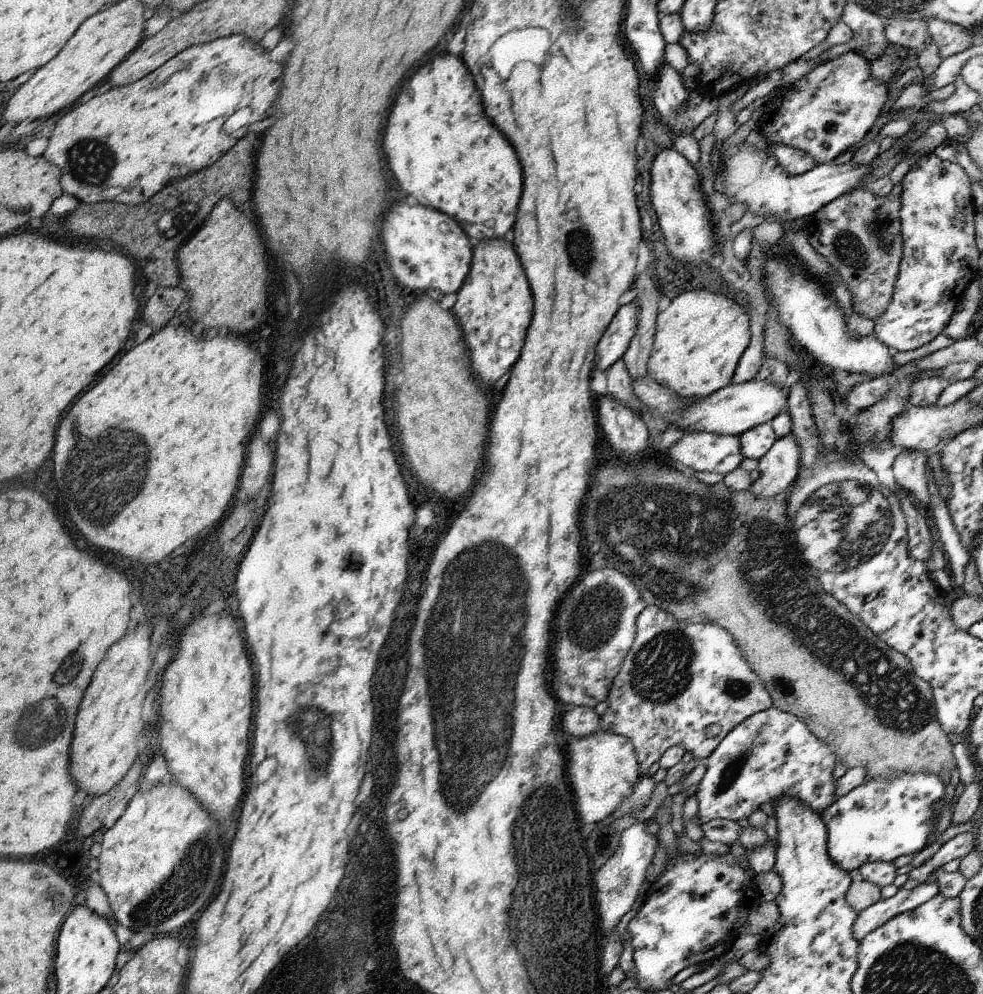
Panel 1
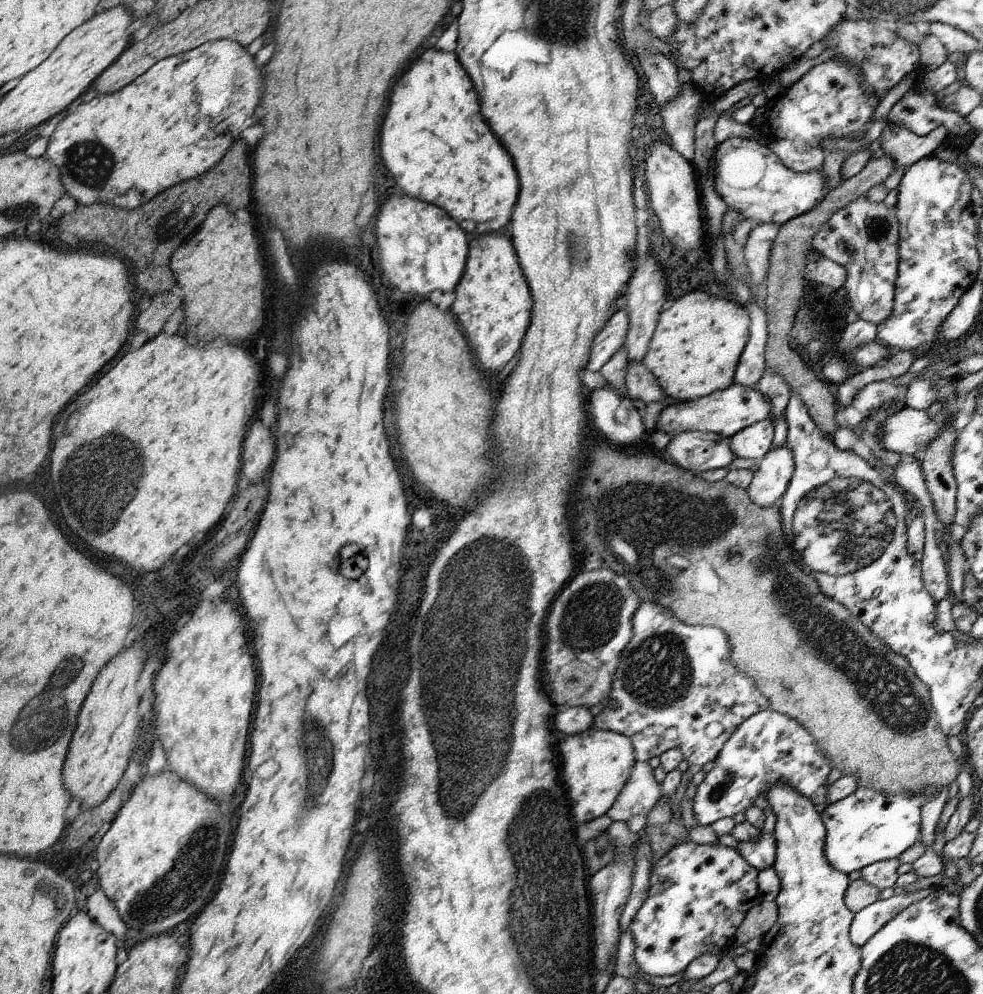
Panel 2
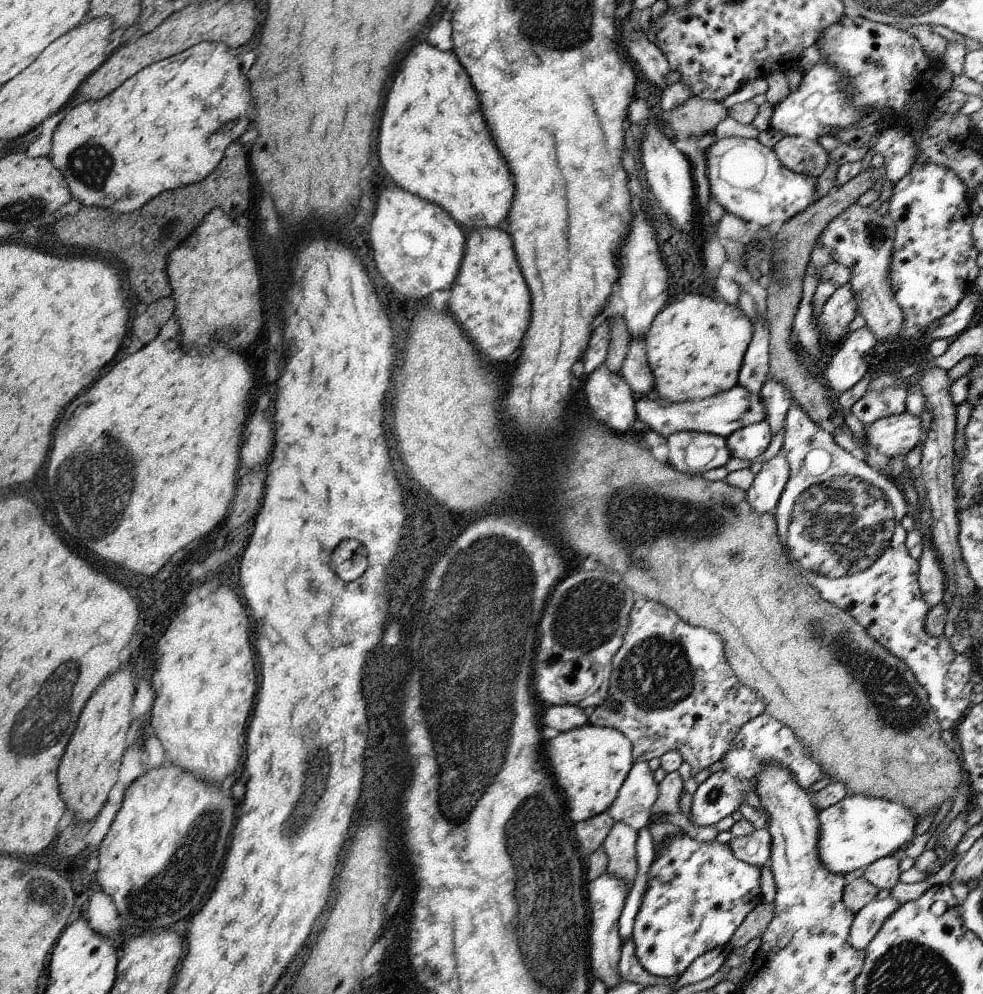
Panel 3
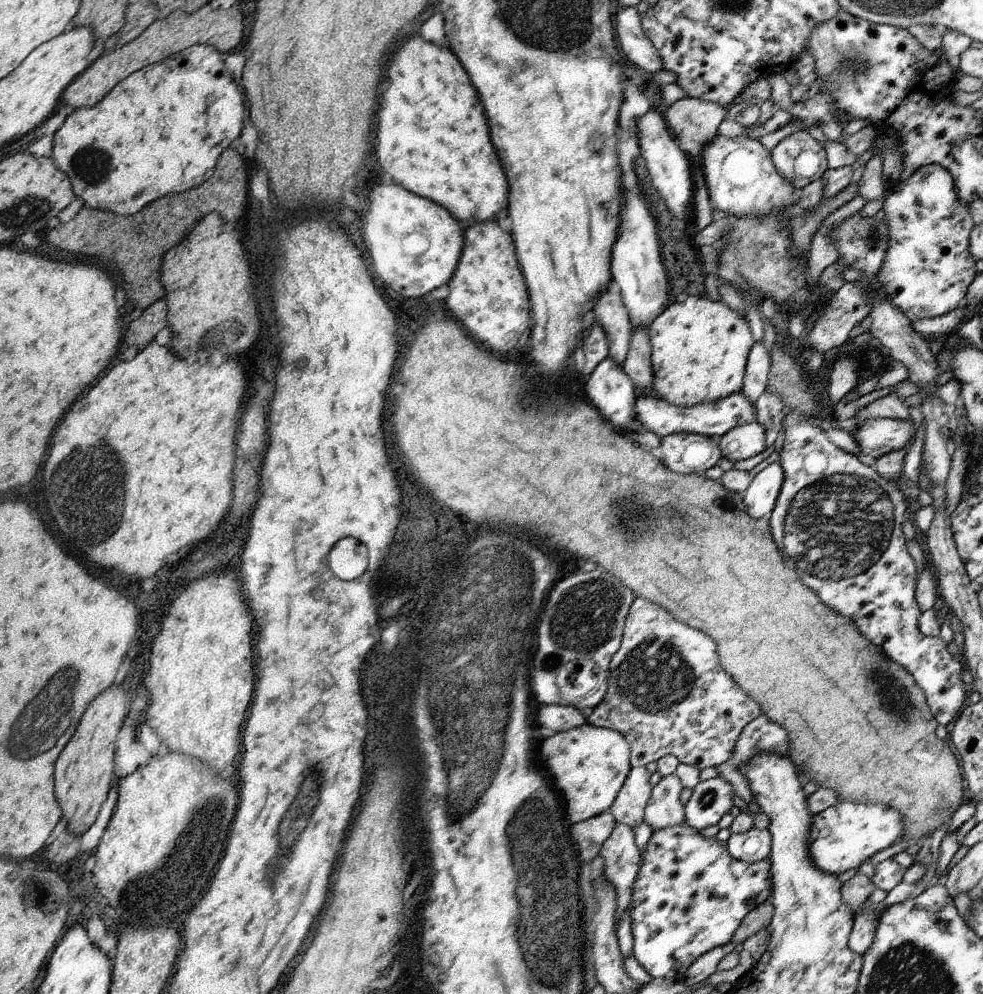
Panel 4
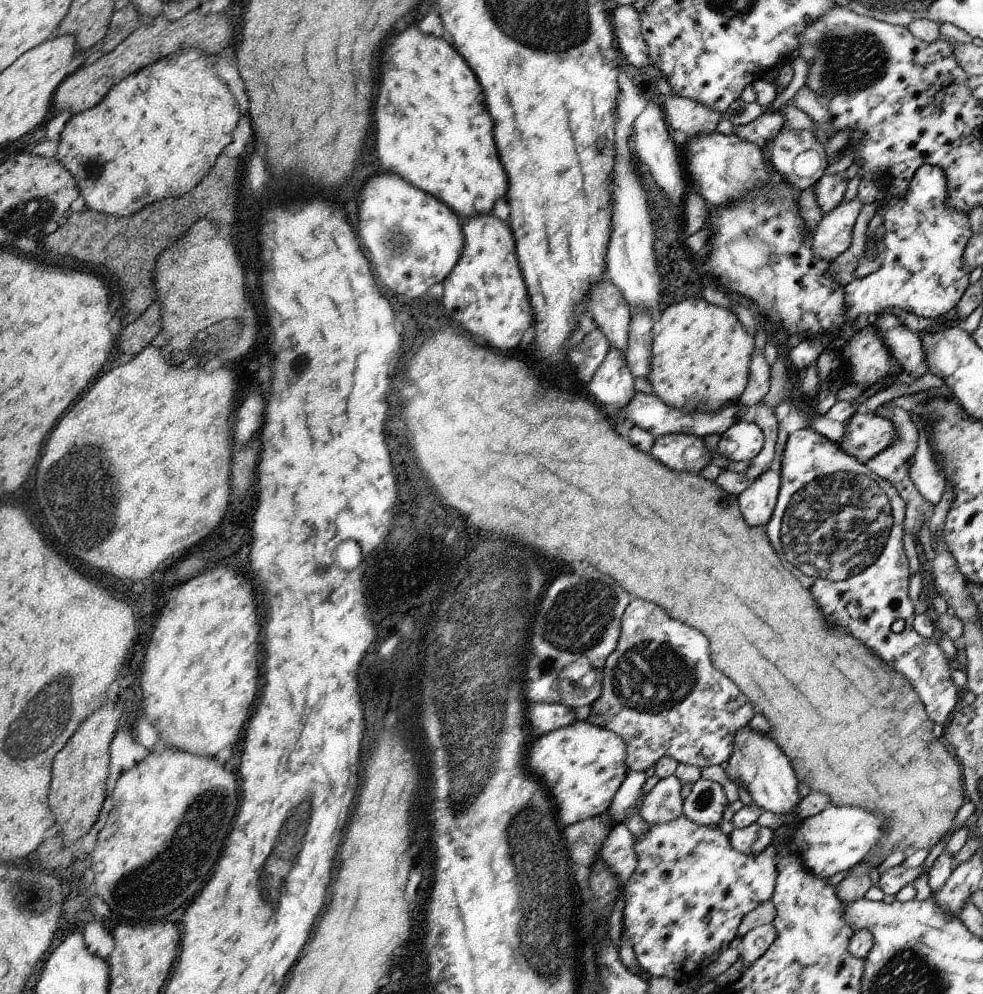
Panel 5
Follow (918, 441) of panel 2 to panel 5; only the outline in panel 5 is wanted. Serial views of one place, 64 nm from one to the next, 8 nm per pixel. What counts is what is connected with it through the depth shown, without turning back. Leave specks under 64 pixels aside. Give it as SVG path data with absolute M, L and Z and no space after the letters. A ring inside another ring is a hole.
M857 410L845 424L843 438L837 446L859 464L865 464L883 452L893 440L897 440L897 428L889 420L875 412Z

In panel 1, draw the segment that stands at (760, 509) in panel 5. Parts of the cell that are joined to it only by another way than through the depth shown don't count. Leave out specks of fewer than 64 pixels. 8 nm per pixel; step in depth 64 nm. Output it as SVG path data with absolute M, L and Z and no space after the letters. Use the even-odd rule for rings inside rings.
M791 434L775 444L757 460L757 480L751 484L749 492L757 500L779 498L789 490L799 470L799 448Z

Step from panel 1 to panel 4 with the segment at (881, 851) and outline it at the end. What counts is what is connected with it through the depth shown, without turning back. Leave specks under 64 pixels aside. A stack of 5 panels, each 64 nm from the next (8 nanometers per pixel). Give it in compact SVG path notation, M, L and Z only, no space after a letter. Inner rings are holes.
M835 802L821 814L815 814L809 836L809 856L813 864L825 872L839 876L849 868L859 868L867 858L893 846L903 836L903 818L897 810L883 804L855 804Z

